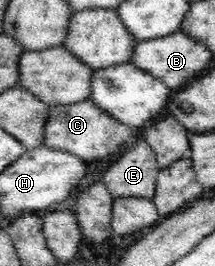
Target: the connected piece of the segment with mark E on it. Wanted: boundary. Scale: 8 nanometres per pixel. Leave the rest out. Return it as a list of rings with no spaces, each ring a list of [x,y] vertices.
[[[137,135],[122,150],[122,156],[106,168],[103,179],[113,197],[153,200],[159,164],[152,147]]]

